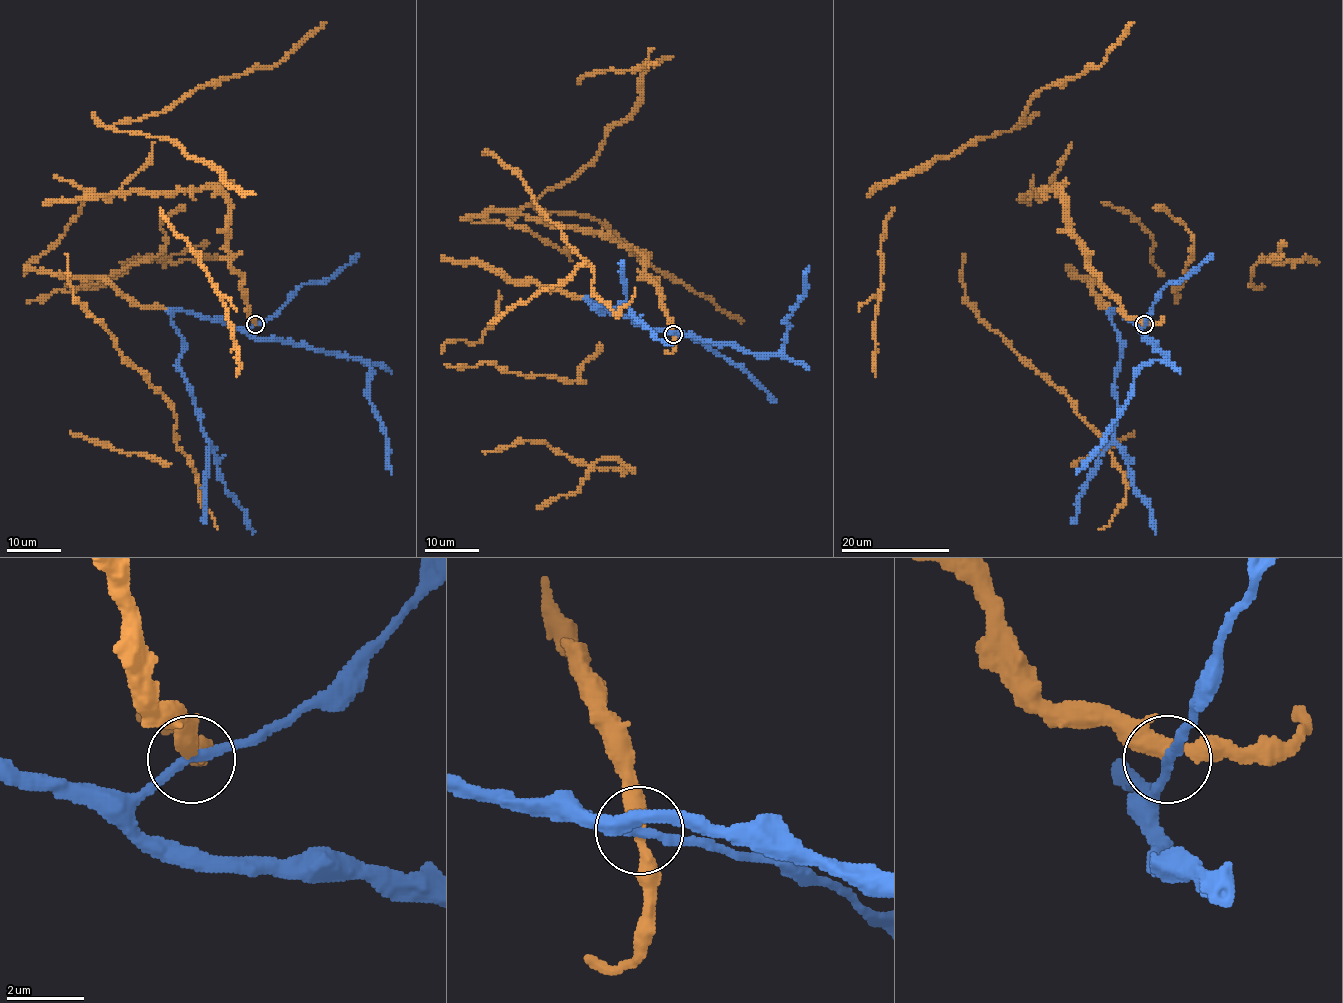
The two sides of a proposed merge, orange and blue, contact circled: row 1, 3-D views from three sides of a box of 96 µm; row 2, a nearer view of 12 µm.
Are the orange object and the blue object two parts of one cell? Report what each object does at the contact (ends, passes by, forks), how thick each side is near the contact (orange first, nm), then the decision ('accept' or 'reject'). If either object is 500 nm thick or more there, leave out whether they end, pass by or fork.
orange passes by; blue passes by; 380 nm thick on the orange side, 240 nm on the other; accept

